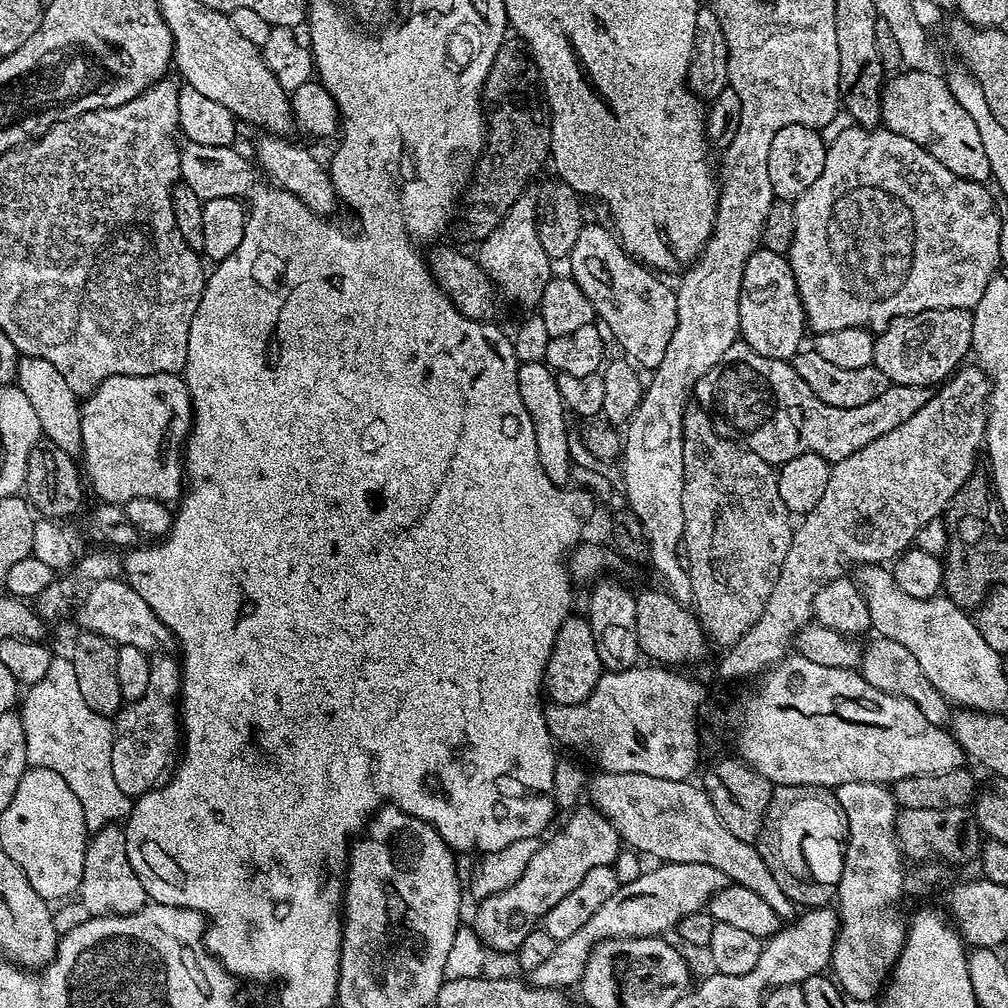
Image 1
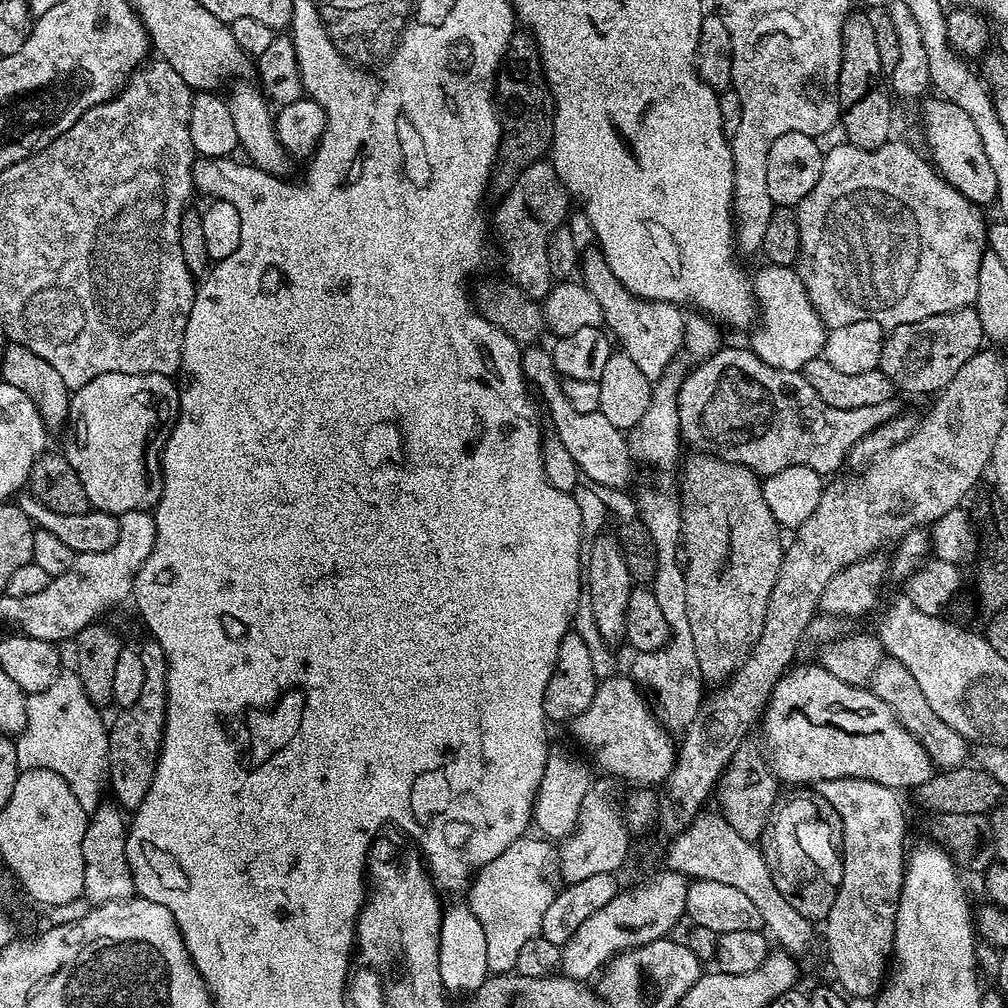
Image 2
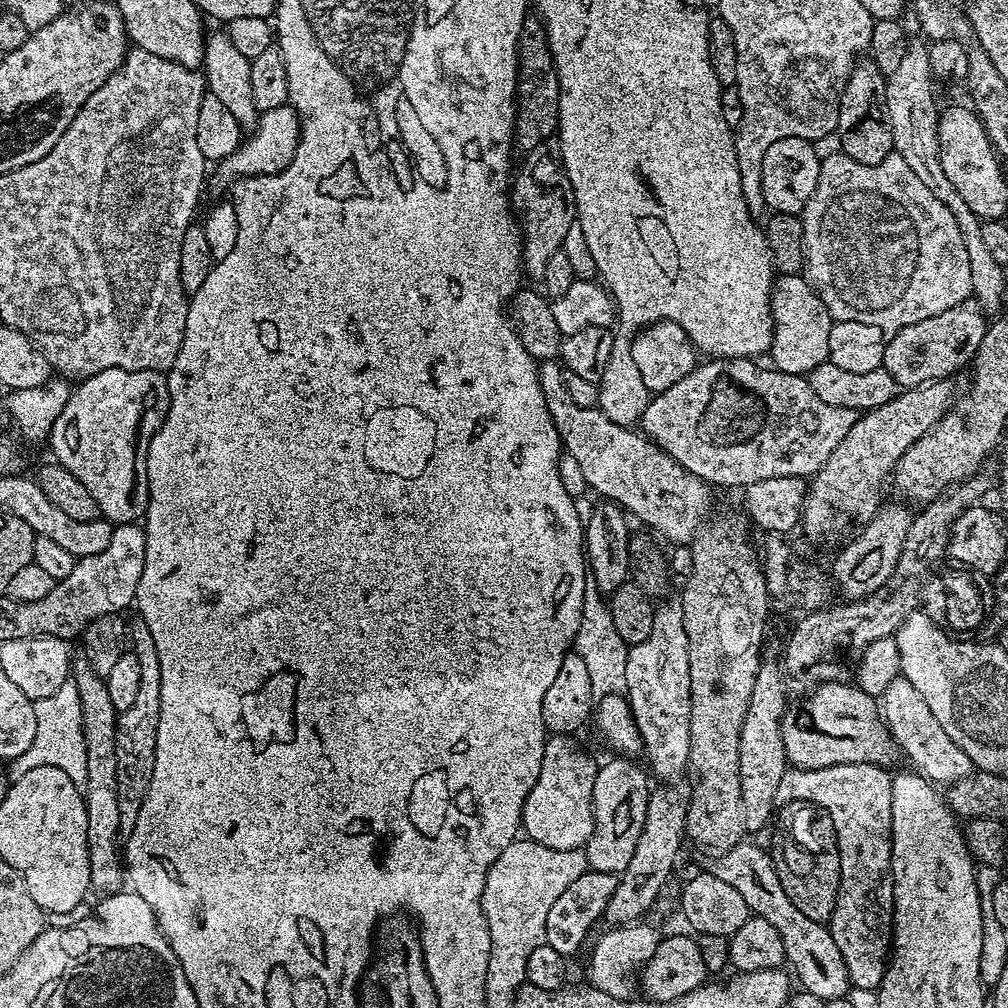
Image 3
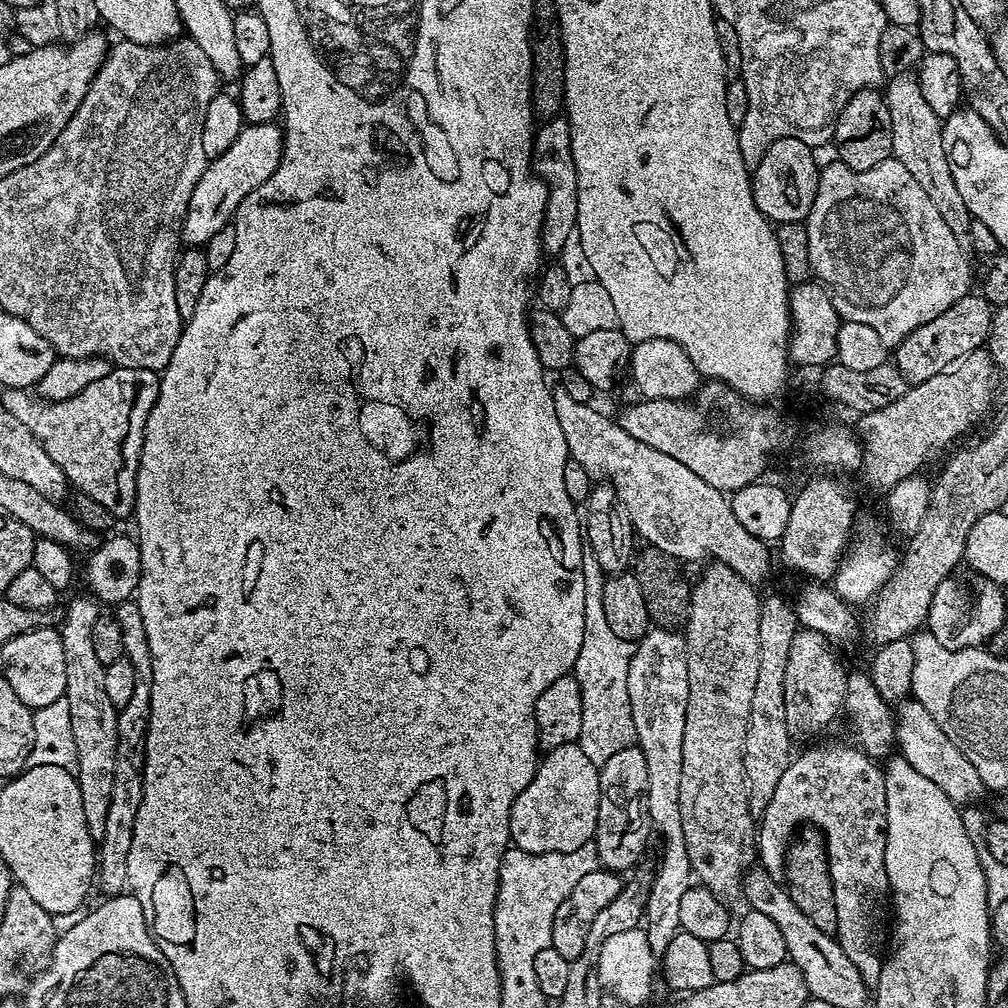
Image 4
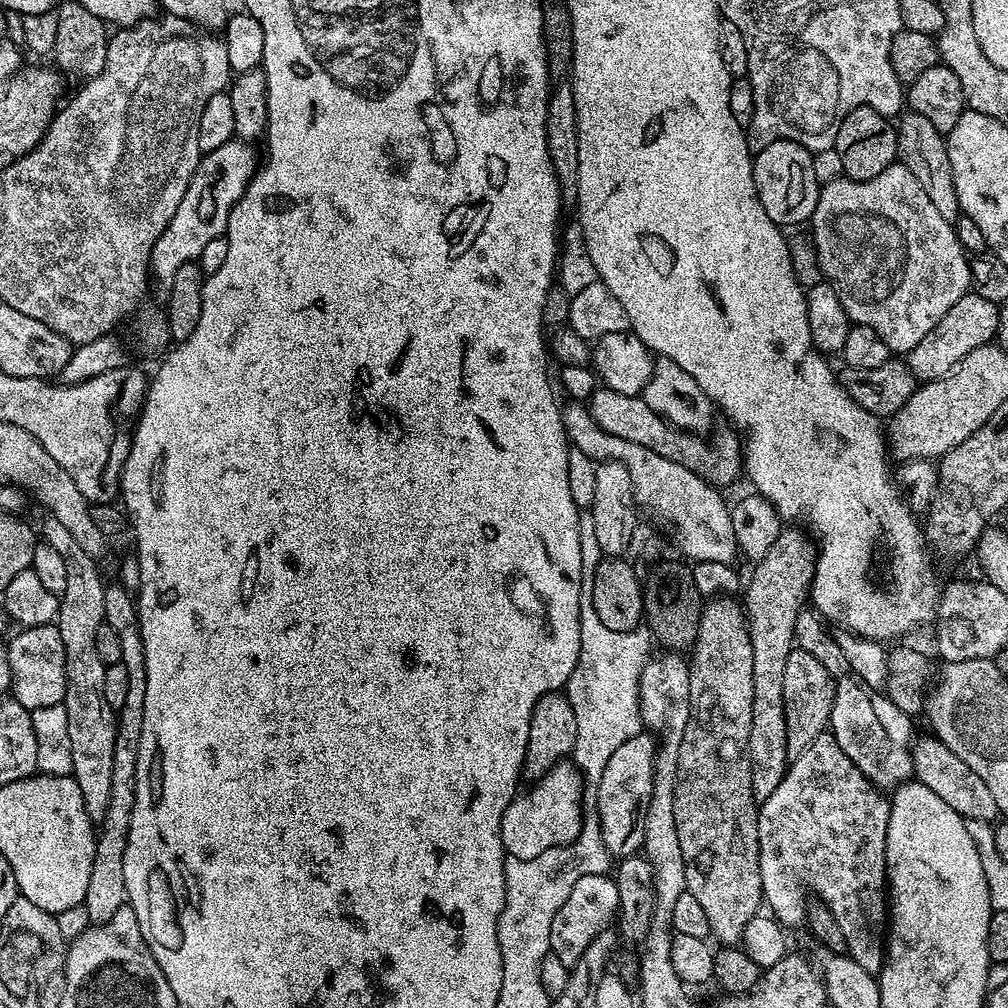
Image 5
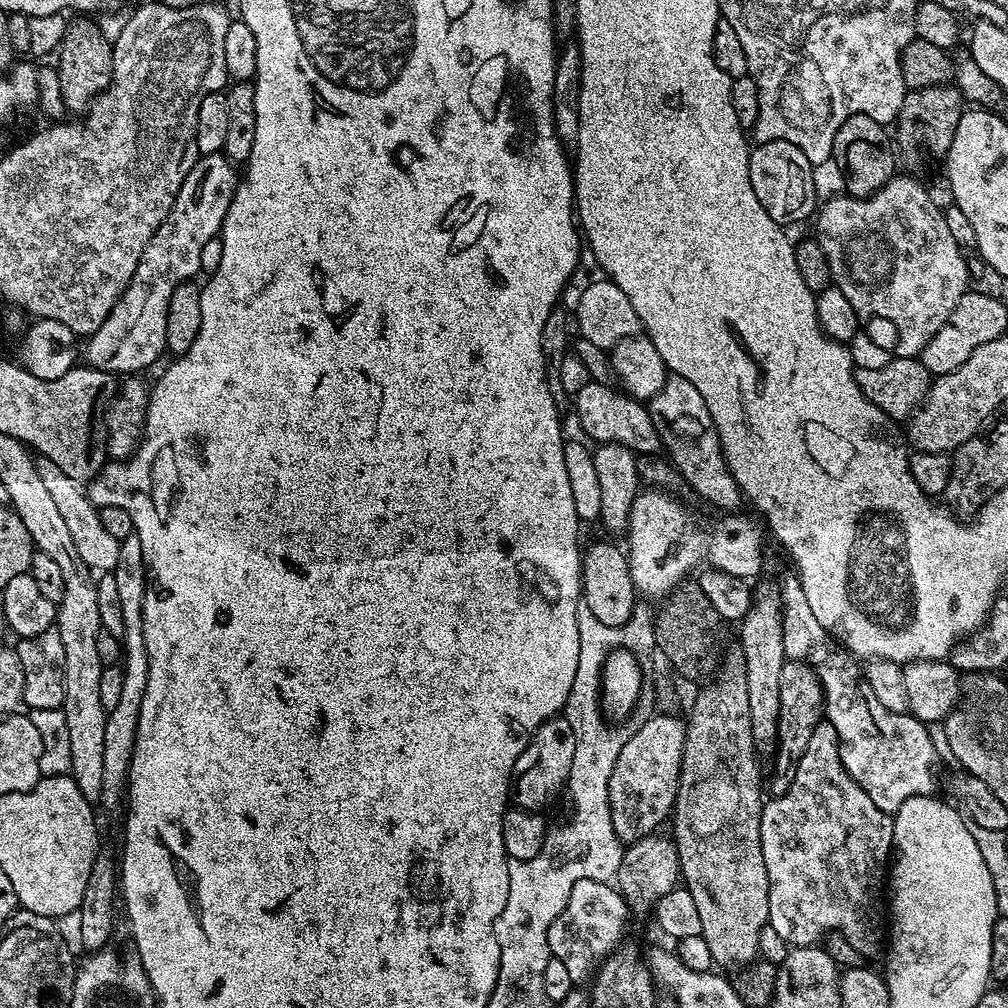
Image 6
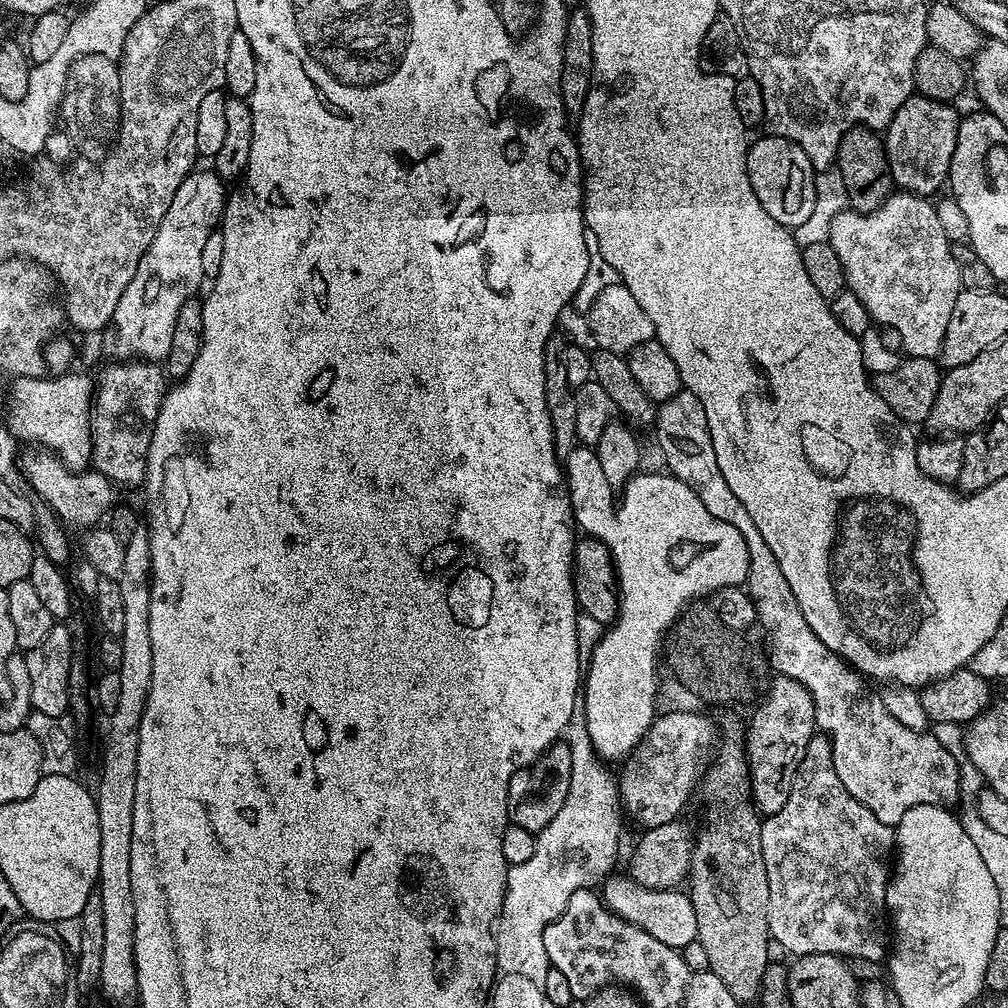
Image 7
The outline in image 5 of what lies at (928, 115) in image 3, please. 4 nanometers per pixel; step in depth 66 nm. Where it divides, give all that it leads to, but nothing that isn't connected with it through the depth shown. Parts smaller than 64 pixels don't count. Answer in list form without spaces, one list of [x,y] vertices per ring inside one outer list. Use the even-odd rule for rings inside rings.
[[[908,110],[898,120],[896,150],[899,163],[906,165],[917,179],[927,198],[937,207],[938,214],[954,224],[962,213],[957,191],[954,190],[953,172],[950,170],[950,158],[945,137],[935,128],[929,118],[913,110]]]

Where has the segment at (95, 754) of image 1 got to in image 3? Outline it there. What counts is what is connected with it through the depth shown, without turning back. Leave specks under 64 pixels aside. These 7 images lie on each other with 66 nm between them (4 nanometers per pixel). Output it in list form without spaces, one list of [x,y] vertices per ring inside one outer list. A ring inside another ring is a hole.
[[[71,682],[58,686],[50,698],[42,698],[34,703],[34,742],[18,759],[11,761],[13,777],[34,770],[36,764],[58,766],[70,778],[70,782],[83,786],[86,782],[86,742],[82,730],[82,712],[78,702],[78,692]]]

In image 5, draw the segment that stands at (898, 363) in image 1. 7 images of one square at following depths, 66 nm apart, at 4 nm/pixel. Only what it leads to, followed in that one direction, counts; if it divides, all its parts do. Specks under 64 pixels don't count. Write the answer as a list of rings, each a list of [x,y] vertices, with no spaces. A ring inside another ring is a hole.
[[[968,291],[965,296],[958,298],[958,302],[954,302],[954,306],[950,306],[942,322],[938,322],[938,326],[934,326],[912,350],[907,352],[908,369],[920,382],[948,375],[962,362],[962,358],[966,358],[966,354],[970,354],[970,350],[996,340],[999,321],[1000,305],[986,302],[986,298],[982,298],[977,292]]]

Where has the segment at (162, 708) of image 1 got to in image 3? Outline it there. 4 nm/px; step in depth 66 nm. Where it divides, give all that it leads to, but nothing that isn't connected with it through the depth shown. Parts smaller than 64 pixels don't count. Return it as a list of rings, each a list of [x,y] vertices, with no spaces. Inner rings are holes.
[[[142,619],[131,621],[130,650],[138,658],[138,694],[130,710],[117,715],[114,734],[114,759],[118,766],[118,826],[120,836],[124,838],[134,830],[138,810],[142,810],[142,798],[146,798],[146,790],[150,790],[150,778],[154,774],[154,746],[158,738],[162,670],[158,666],[158,650],[154,646],[154,637],[150,635],[150,626],[146,626]]]

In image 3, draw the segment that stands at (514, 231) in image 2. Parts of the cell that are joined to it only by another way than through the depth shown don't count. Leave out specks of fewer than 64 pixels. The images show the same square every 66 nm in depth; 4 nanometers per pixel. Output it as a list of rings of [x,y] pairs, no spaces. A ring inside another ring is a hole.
[[[553,138],[538,142],[534,150],[523,153],[518,171],[510,184],[510,204],[518,217],[522,239],[524,241],[524,258],[522,268],[532,275],[532,280],[539,282],[546,271],[546,262],[555,252],[565,247],[564,239],[573,235],[576,224],[576,203],[570,178],[566,178],[560,163],[560,141]]]

